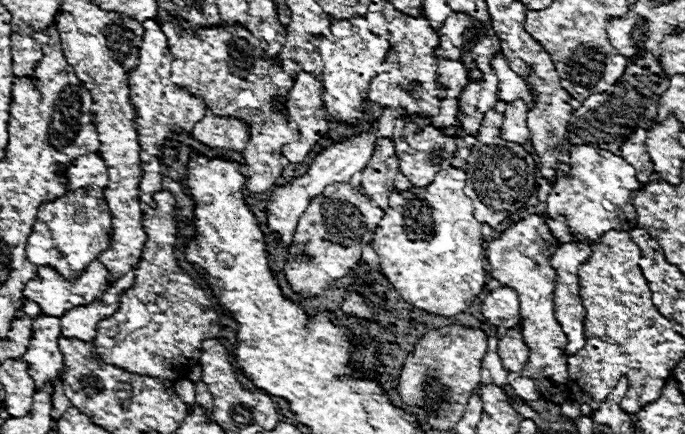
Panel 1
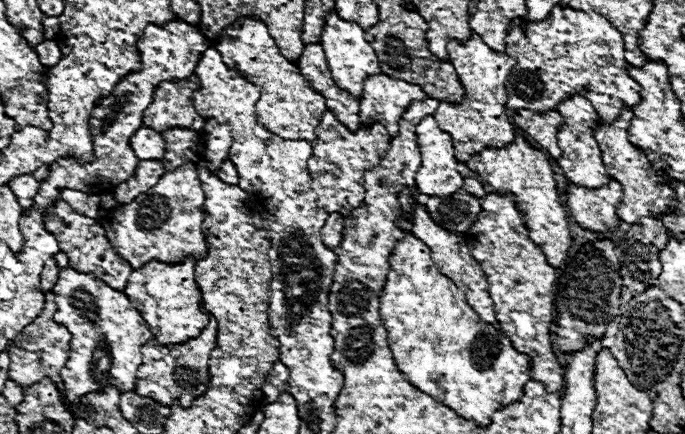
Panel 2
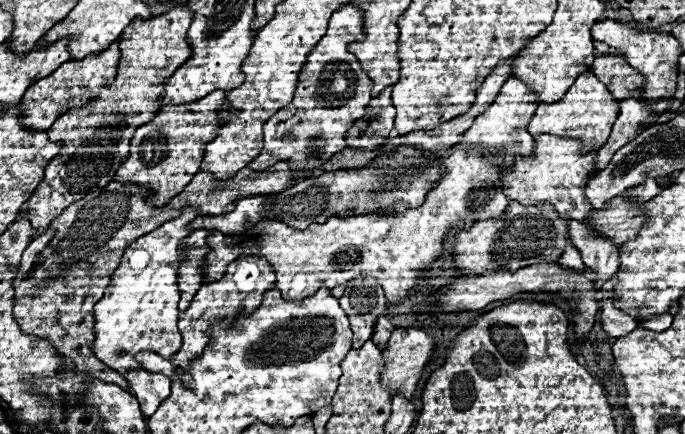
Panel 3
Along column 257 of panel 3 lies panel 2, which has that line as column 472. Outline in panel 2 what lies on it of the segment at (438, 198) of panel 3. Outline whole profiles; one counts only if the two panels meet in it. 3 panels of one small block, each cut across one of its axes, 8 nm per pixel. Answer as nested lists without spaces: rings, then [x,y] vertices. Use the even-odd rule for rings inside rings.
[[[490,192],[482,198],[482,206],[484,210],[464,238],[470,254],[486,272],[496,318],[504,334],[512,340],[512,346],[530,356],[532,380],[544,384],[544,388],[554,394],[562,394],[564,368],[560,366],[550,342],[550,326],[556,320],[556,268],[546,262],[540,246],[528,238],[524,214],[518,210],[512,194]]]

